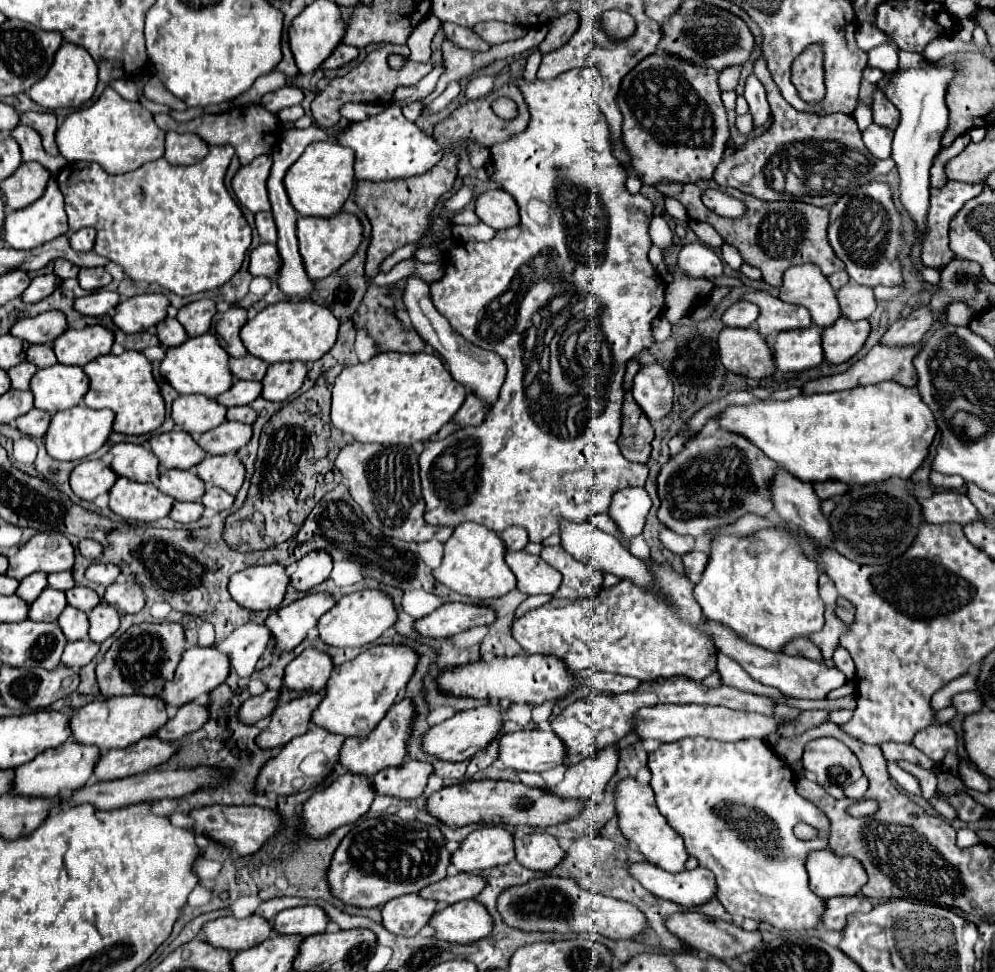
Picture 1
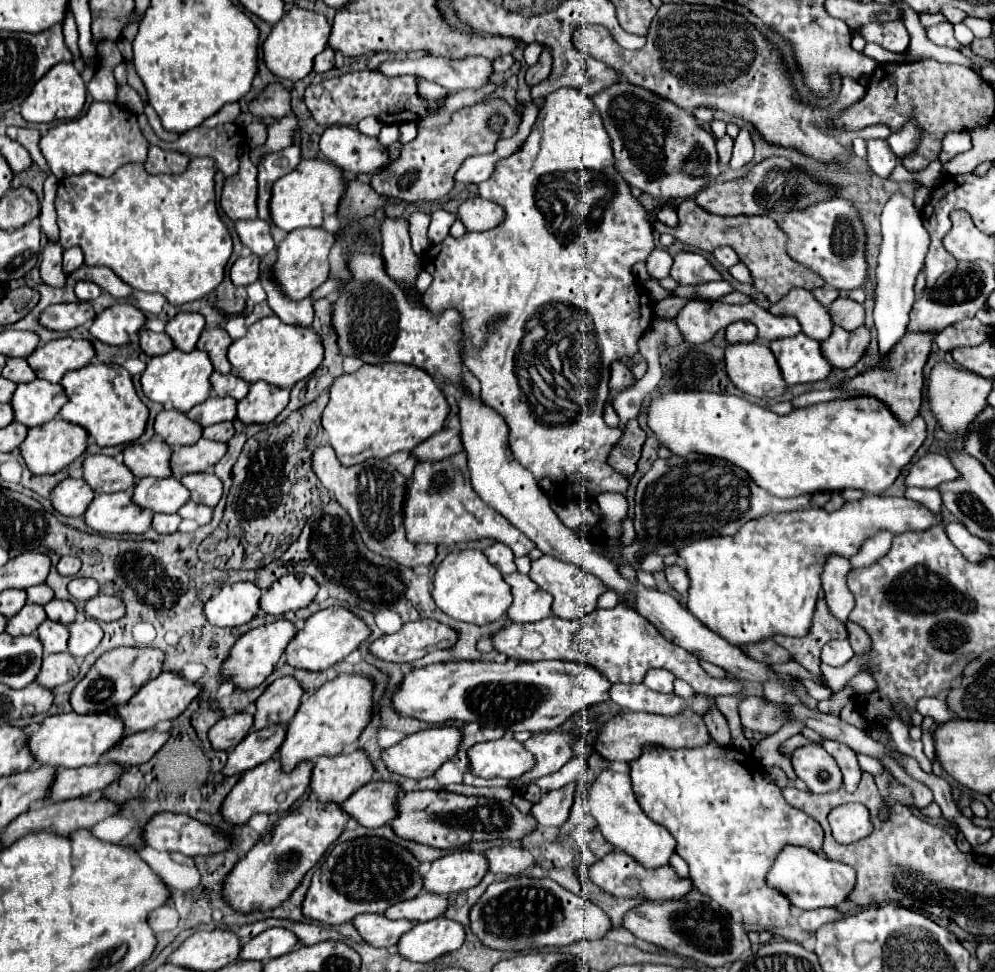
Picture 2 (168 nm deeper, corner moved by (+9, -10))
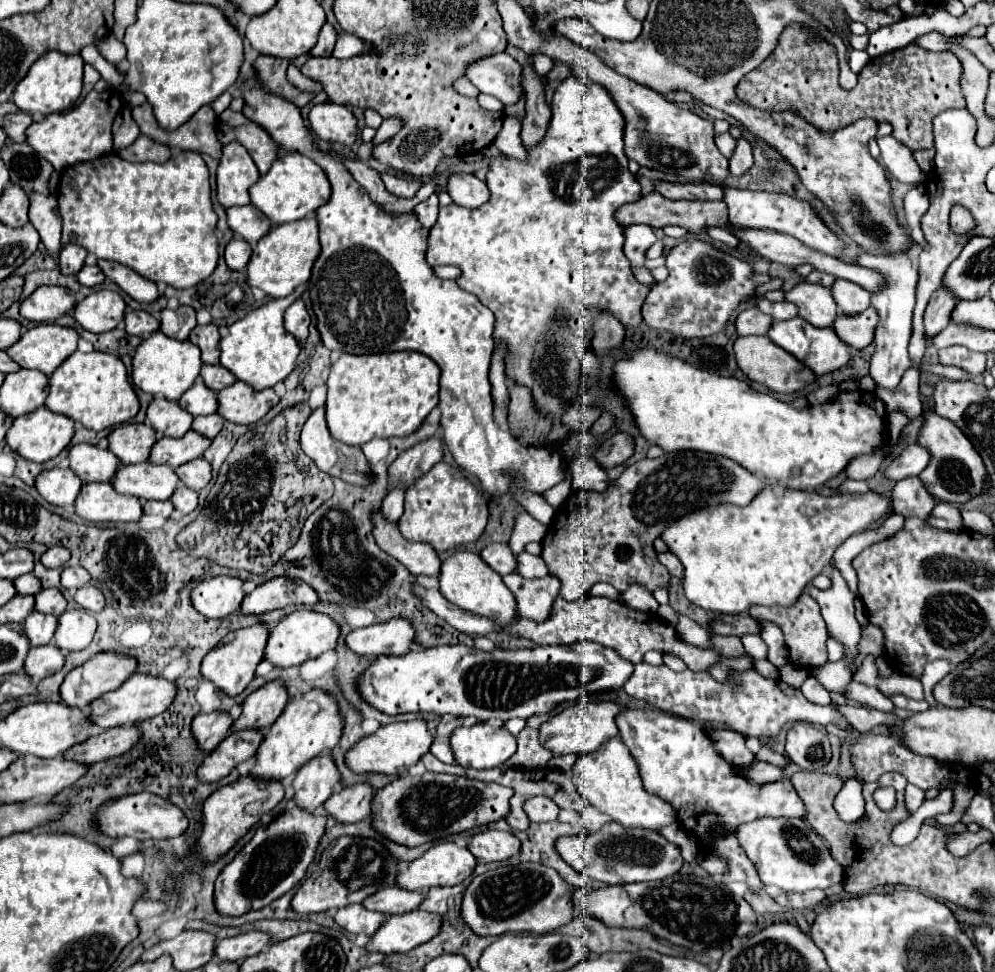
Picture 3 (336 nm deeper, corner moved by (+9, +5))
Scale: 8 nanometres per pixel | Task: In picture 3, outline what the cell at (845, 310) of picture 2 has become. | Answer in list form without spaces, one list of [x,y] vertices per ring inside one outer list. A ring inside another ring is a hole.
[[[836,279],[832,285],[832,295],[844,315],[858,315],[870,305],[870,293],[846,279]]]

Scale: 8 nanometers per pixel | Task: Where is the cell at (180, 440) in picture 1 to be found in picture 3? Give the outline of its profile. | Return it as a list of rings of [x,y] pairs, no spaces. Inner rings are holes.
[[[126,423],[110,433],[110,451],[120,457],[122,463],[144,463],[150,459],[150,451],[158,441],[156,431],[146,423]]]

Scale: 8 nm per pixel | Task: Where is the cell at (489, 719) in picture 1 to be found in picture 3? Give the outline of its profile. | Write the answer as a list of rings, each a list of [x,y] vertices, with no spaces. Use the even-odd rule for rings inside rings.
[[[424,719],[406,721],[406,723],[390,723],[380,727],[374,735],[368,735],[360,739],[348,753],[346,753],[346,765],[356,773],[404,773],[408,767],[416,765],[424,753],[430,751],[430,745],[434,741],[434,735],[428,729],[428,723]]]

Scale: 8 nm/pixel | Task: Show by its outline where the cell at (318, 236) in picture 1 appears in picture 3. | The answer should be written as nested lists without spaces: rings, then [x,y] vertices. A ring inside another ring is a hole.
[[[306,217],[302,221],[292,221],[286,225],[276,225],[262,241],[258,241],[252,259],[248,263],[248,283],[262,289],[270,297],[286,297],[296,285],[306,283],[312,275],[312,267],[318,259],[318,221],[316,217]]]

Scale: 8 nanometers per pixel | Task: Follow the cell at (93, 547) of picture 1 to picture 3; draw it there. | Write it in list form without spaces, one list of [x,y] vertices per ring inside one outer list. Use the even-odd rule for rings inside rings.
[[[56,545],[56,547],[50,547],[44,555],[42,555],[42,563],[46,565],[46,567],[64,567],[66,563],[68,563],[68,559],[70,559],[70,551],[66,549],[66,547],[62,547],[62,545]]]

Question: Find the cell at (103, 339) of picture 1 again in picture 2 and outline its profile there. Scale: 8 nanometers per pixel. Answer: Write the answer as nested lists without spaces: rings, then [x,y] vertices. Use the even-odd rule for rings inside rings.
[[[58,338],[46,342],[42,348],[36,348],[26,360],[30,368],[34,368],[36,378],[44,378],[56,384],[66,372],[88,366],[92,356],[94,348],[88,340]]]

